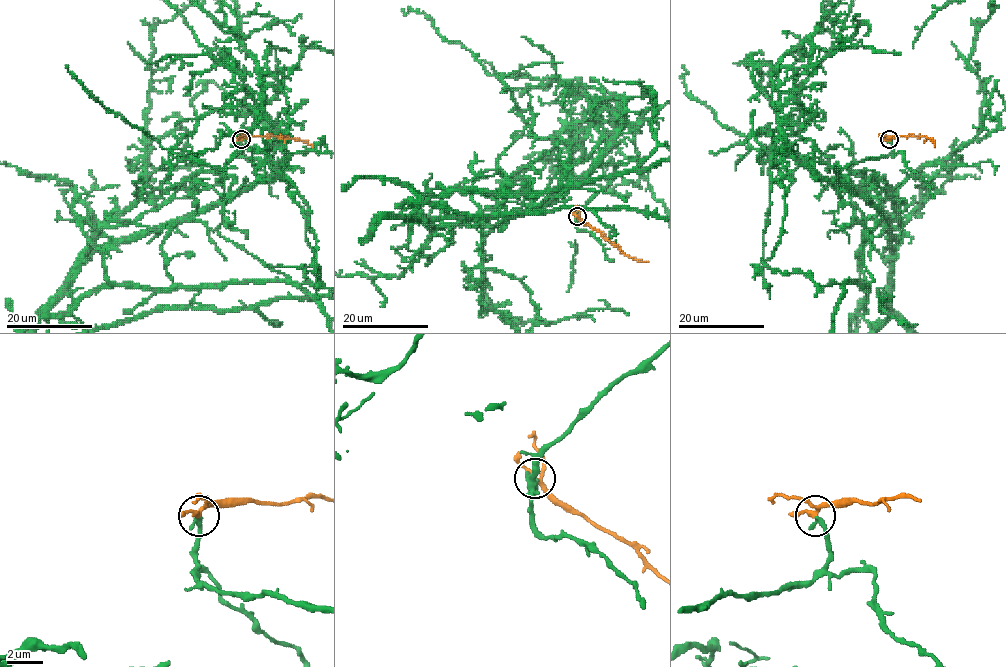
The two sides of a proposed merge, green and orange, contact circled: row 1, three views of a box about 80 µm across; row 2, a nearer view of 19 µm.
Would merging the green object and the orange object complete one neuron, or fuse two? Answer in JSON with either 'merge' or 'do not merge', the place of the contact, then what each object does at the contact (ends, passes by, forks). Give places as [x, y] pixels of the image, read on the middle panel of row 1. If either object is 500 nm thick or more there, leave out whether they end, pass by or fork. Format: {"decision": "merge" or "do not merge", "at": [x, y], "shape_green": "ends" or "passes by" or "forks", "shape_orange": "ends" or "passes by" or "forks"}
{"decision": "merge", "at": [577, 216], "shape_green": "ends", "shape_orange": "forks"}

